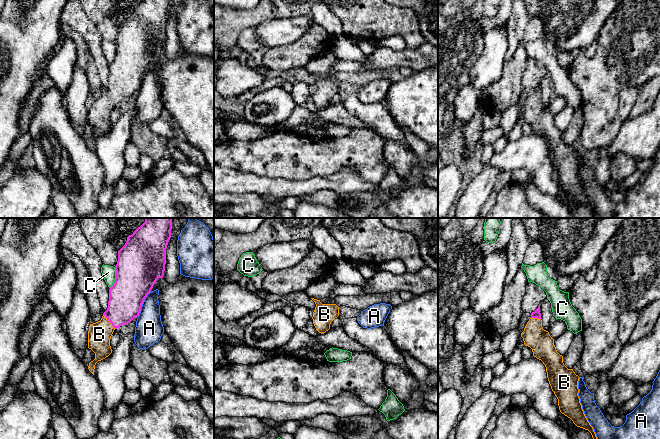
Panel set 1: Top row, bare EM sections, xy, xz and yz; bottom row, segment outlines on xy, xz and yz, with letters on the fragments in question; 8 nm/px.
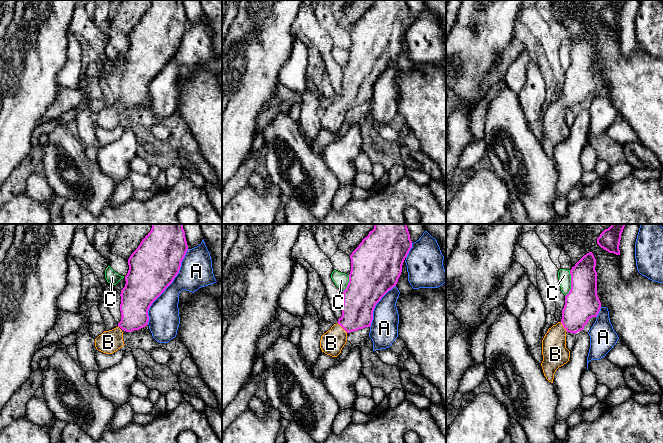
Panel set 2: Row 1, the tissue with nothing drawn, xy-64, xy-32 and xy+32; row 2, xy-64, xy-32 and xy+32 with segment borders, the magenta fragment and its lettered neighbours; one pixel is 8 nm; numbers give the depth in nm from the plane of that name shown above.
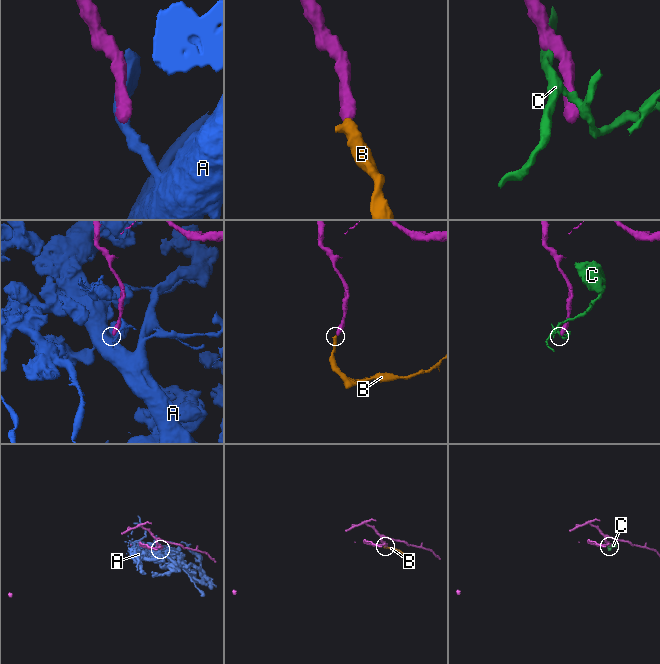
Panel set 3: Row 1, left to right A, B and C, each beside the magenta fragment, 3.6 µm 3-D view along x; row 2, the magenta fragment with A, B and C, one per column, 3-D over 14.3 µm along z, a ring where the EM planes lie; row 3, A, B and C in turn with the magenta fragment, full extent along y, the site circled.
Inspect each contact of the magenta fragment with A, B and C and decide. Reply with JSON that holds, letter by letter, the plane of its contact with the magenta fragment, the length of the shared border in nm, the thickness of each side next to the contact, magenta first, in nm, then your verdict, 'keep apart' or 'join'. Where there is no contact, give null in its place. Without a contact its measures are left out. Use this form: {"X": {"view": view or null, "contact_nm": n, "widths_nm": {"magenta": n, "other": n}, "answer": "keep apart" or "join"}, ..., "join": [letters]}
{"A": {"view": "xy", "contact_nm": 240, "widths_nm": {"magenta": 340, "other": 220}, "answer": "keep apart"}, "B": {"view": "xy", "contact_nm": 160, "widths_nm": {"magenta": 280, "other": 190}, "answer": "join"}, "C": {"view": "xy", "contact_nm": 180, "widths_nm": {"magenta": 380, "other": 110}, "answer": "keep apart"}, "join": ["B"]}

